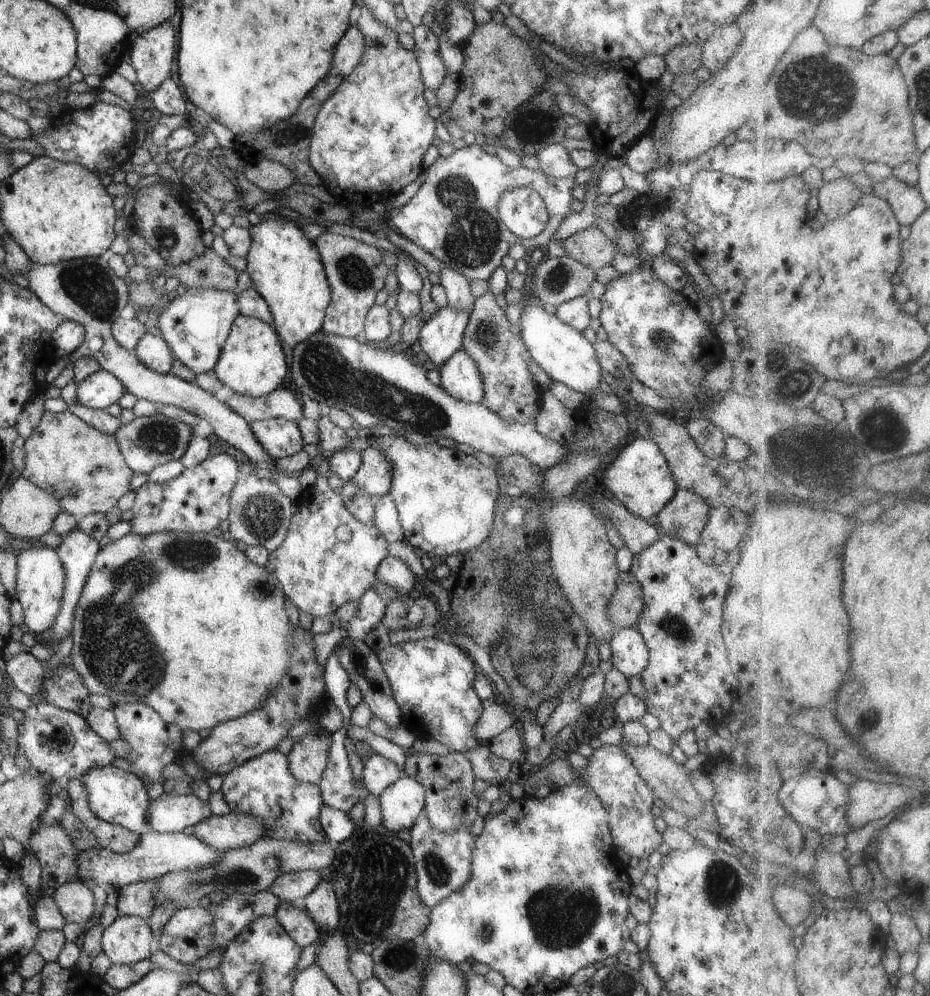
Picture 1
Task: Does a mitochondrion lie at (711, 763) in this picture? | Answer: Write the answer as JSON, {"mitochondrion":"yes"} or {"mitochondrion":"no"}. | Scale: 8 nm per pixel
{"mitochondrion":"no"}

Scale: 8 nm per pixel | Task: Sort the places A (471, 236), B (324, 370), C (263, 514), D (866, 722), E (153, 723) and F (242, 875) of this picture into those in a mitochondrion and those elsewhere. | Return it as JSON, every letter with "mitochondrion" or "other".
{"A":"mitochondrion","B":"mitochondrion","C":"mitochondrion","D":"other","E":"other","F":"mitochondrion"}

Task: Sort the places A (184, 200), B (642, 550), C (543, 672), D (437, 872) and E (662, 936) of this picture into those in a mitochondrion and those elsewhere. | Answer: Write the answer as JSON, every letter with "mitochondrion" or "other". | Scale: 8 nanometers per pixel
{"A":"other","B":"other","C":"mitochondrion","D":"mitochondrion","E":"other"}

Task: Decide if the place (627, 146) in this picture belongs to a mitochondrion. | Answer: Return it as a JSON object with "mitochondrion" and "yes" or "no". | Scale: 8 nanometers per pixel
{"mitochondrion":"no"}

